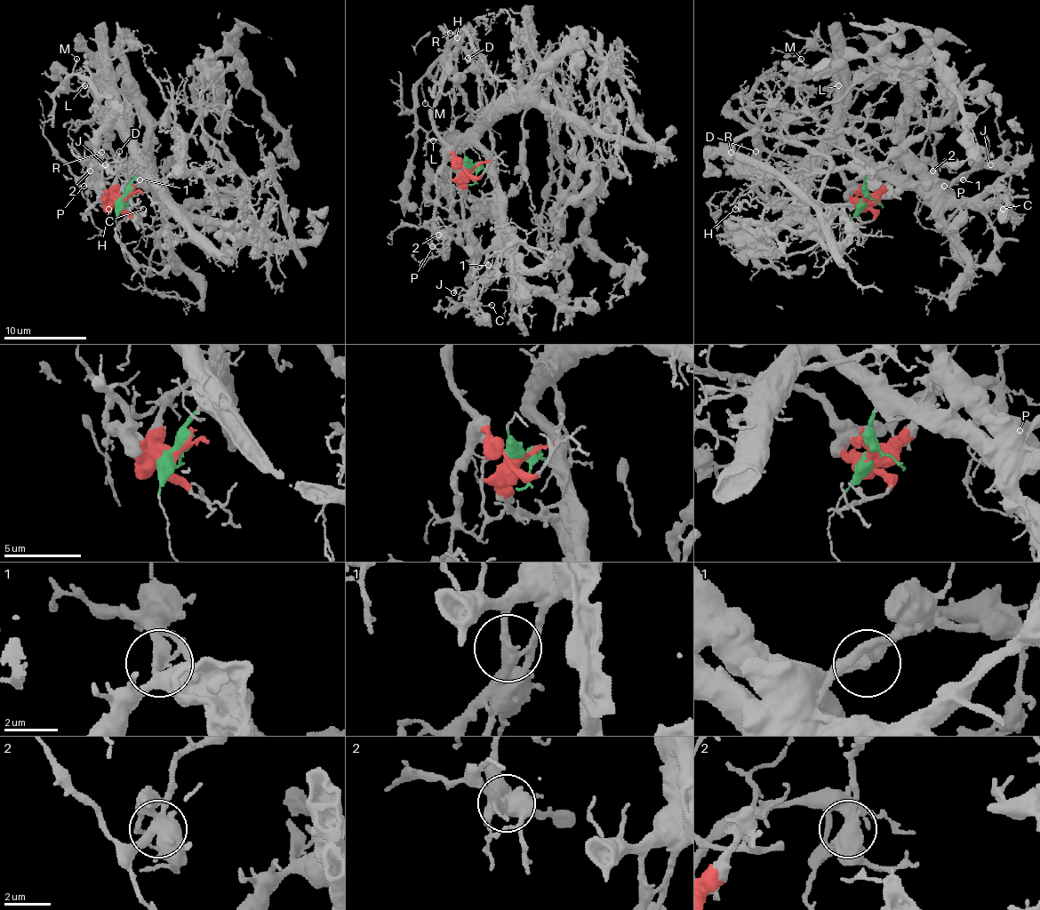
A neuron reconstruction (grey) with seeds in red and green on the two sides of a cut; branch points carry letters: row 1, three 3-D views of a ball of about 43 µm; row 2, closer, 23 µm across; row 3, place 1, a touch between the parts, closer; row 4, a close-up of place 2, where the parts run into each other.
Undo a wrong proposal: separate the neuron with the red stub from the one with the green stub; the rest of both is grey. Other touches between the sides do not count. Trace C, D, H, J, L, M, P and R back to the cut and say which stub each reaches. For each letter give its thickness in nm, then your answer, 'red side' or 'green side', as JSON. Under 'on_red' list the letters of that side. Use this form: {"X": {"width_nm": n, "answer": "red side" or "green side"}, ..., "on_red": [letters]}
{"C": {"width_nm": 160, "answer": "red side"}, "D": {"width_nm": 150, "answer": "red side"}, "H": {"width_nm": 140, "answer": "red side"}, "J": {"width_nm": 240, "answer": "red side"}, "L": {"width_nm": 170, "answer": "red side"}, "M": {"width_nm": 120, "answer": "red side"}, "P": {"width_nm": 170, "answer": "red side"}, "R": {"width_nm": 140, "answer": "red side"}, "on_red": ["C", "D", "H", "J", "L", "M", "P", "R"]}

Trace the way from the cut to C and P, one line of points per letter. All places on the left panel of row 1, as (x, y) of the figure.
C: (123, 199), (115, 190), (115, 180), (129, 163), (141, 157), (148, 178), (124, 201), (124, 207), (143, 209)
P: (123, 199), (110, 201), (100, 188), (87, 182), (85, 162), (93, 182), (84, 187)

